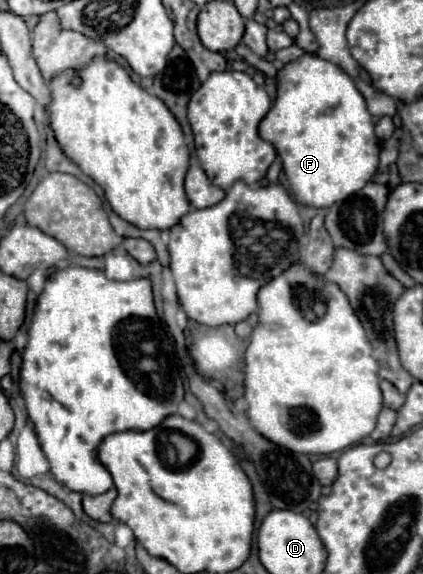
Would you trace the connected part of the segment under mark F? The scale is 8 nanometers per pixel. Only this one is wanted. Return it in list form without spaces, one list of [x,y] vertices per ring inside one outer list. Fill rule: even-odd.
[[[304,54],[296,62],[286,64],[284,70],[276,74],[276,82],[278,96],[266,118],[260,122],[258,132],[264,140],[274,144],[278,156],[282,158],[282,166],[296,200],[312,208],[328,208],[334,202],[346,200],[362,190],[362,186],[378,170],[380,142],[374,134],[374,122],[366,108],[366,100],[354,86],[354,80],[332,62],[326,62],[314,54]]]

